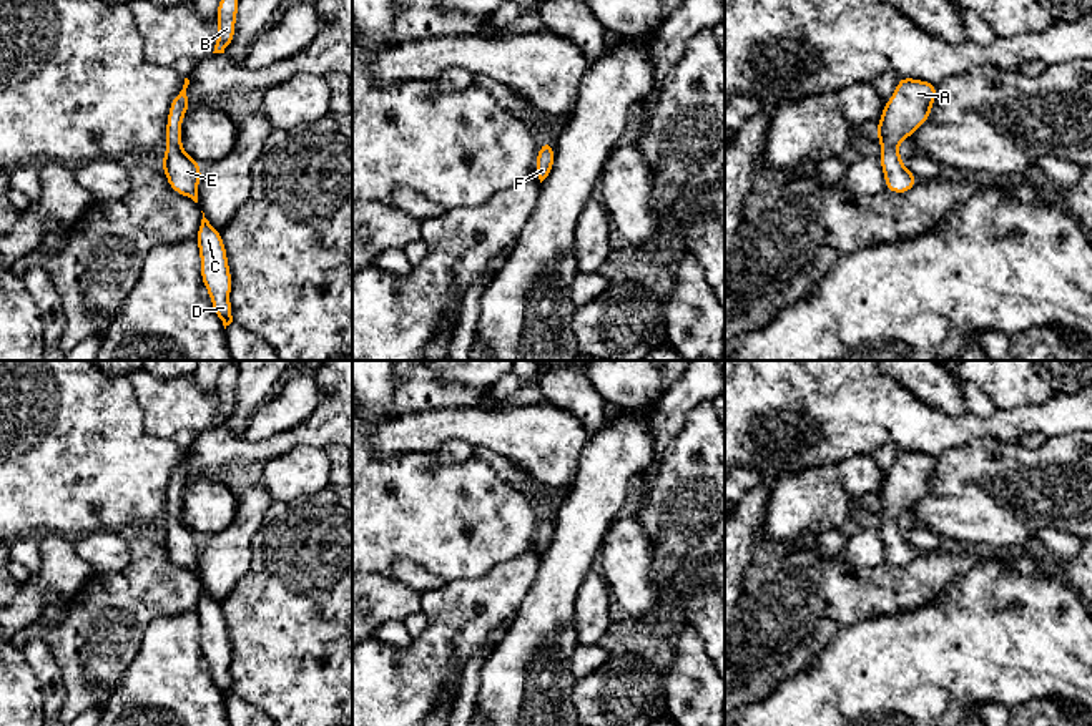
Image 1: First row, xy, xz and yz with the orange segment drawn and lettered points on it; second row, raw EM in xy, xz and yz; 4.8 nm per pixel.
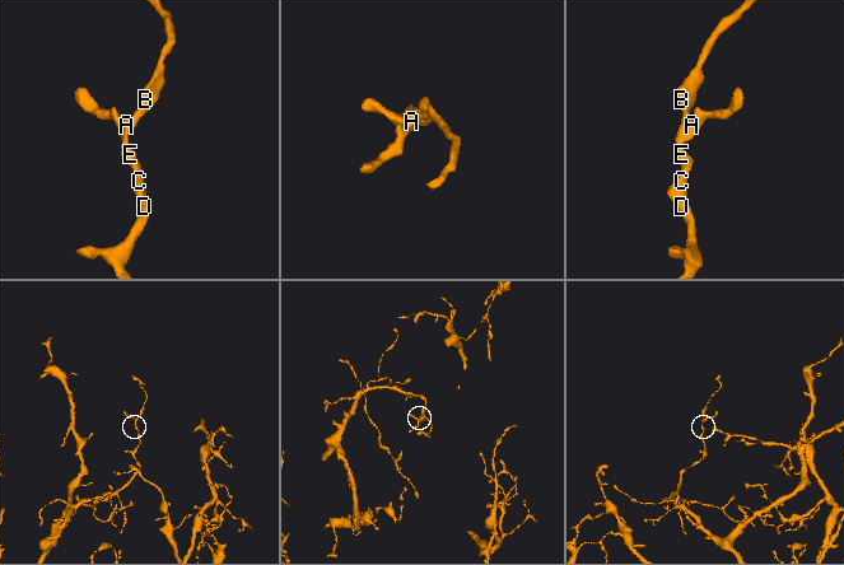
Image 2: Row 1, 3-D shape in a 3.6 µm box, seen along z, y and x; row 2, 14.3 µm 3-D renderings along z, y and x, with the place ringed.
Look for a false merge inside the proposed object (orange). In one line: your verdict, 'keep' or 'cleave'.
keep

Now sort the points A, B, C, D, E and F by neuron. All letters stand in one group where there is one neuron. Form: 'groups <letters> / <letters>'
groups A B C D E F

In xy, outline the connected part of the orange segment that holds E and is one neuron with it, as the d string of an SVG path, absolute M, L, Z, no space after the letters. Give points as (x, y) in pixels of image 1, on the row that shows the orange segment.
M184 78L183 90L173 98L170 106L168 126L165 133L168 148L163 156L163 171L171 189L198 203L201 166L191 156L188 156L181 146L181 120L189 108L186 93L188 85L189 80Z

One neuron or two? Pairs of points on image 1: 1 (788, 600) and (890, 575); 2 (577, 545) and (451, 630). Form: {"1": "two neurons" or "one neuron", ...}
{"1": "one neuron", "2": "two neurons"}

